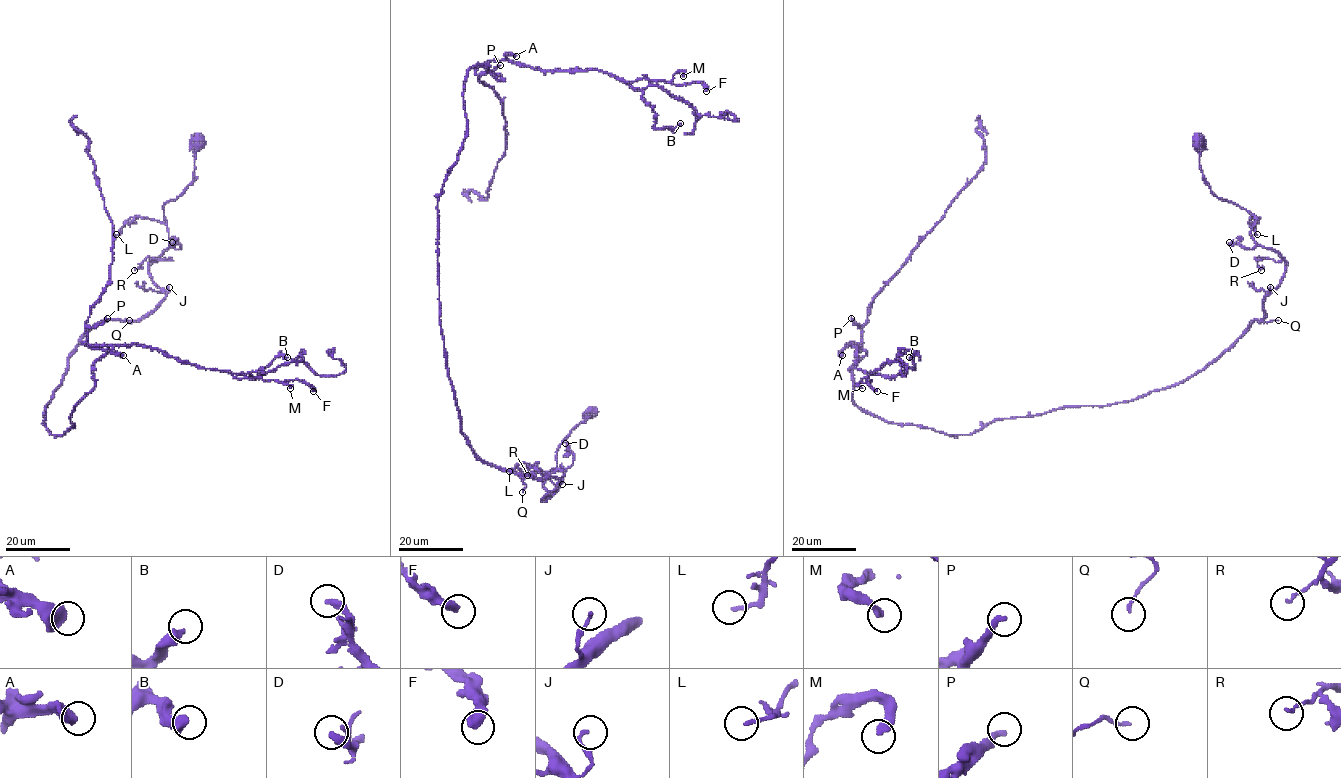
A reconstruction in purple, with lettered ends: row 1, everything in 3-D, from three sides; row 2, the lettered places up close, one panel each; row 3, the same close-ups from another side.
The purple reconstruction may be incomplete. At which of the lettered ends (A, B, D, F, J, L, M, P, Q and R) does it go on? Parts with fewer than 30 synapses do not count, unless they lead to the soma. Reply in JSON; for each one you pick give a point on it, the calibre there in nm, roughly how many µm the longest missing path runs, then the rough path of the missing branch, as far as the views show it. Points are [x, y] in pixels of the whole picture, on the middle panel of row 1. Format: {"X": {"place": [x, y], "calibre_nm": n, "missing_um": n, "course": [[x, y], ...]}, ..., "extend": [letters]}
{"extend": []}

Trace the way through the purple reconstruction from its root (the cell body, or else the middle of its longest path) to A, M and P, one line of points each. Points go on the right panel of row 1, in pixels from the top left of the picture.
A: (1200, 142), (1210, 190), (1286, 266), (1264, 318), (1187, 378), (947, 435), (863, 411), (866, 353), (842, 355)
M: (1200, 142), (1210, 190), (1286, 264), (1215, 360), (965, 435), (863, 411), (852, 343), (862, 388)
P: (1200, 142), (1210, 190), (1286, 266), (1264, 318), (1181, 382), (947, 435), (854, 403), (866, 353), (851, 318)

